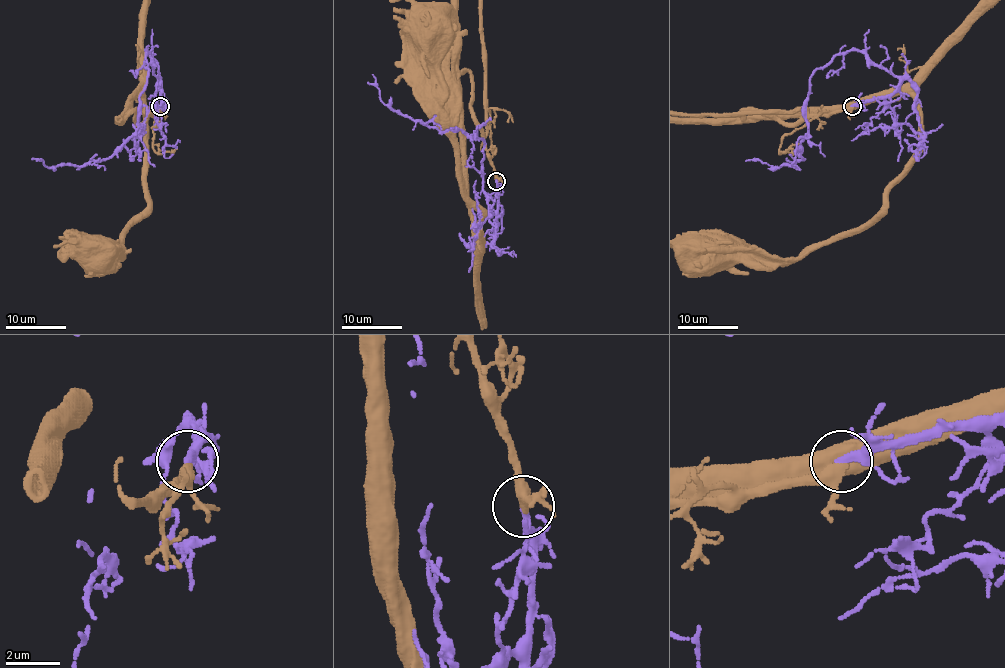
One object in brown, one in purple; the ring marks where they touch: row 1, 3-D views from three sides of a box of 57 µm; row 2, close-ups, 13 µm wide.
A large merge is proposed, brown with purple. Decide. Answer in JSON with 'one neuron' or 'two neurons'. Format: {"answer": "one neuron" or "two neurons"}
{"answer": "one neuron"}

